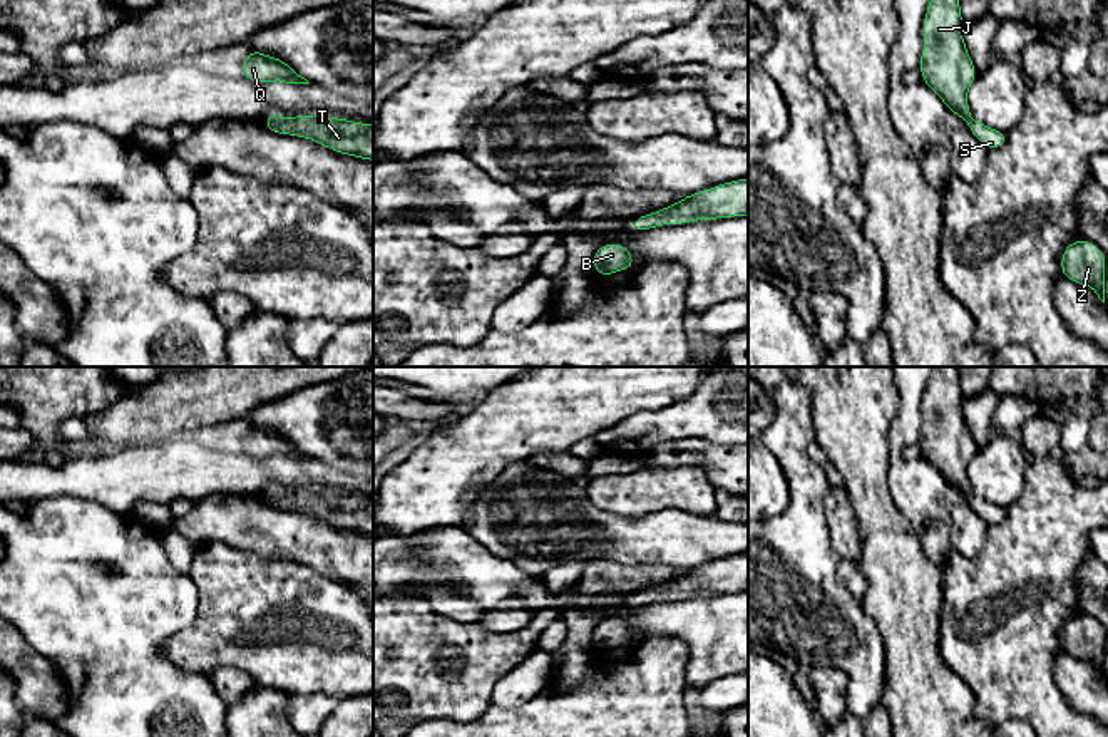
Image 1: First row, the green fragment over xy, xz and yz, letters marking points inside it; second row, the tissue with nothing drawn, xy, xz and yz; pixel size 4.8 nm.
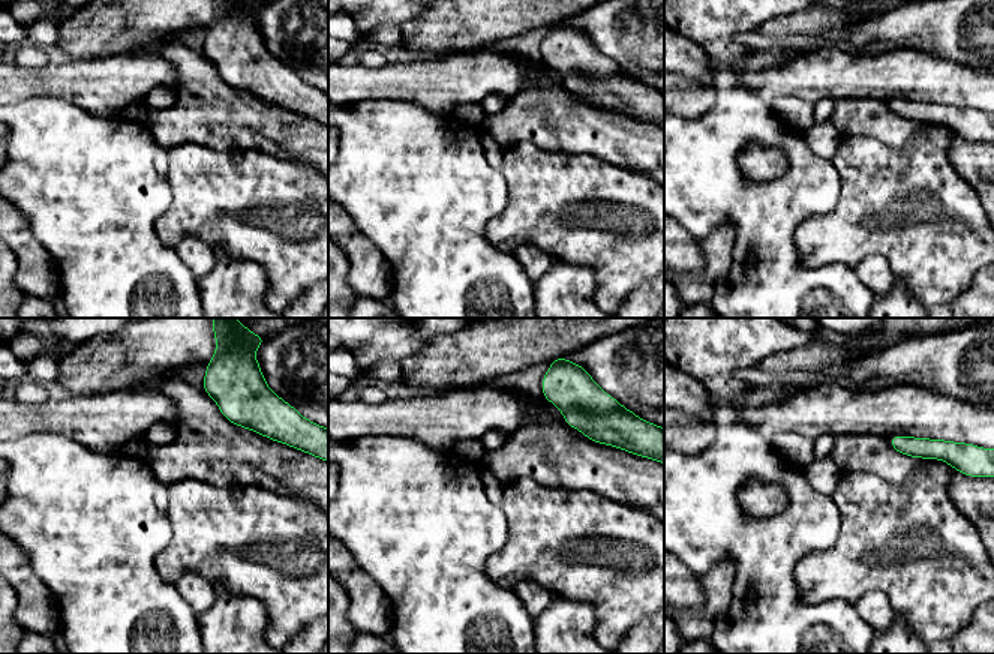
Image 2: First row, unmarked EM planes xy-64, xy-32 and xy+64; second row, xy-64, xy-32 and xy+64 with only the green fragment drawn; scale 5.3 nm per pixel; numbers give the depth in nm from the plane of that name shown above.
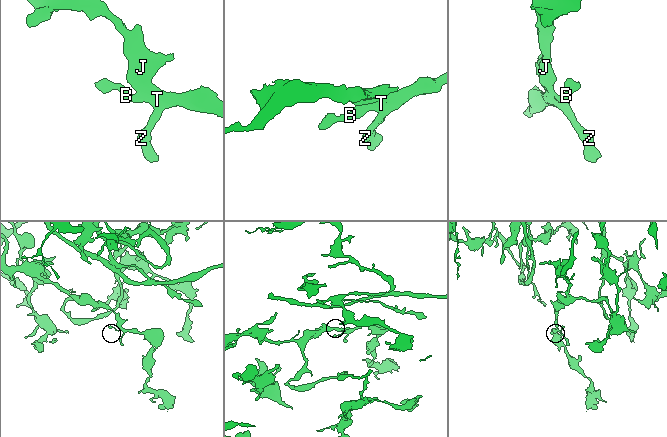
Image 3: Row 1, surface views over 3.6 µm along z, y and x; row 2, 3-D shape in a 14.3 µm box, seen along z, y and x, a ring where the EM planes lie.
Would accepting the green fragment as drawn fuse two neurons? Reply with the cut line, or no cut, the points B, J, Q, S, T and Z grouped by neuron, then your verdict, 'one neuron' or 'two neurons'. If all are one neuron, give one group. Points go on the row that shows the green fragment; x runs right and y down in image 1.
no cut | B J Q S T Z | one neuron

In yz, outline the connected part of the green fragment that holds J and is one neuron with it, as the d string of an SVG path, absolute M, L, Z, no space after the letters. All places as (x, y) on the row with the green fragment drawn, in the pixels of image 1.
M931 0L926 12L921 54L922 82L946 104L949 112L959 116L974 137L987 149L1006 144L1008 132L987 127L971 117L967 90L977 74L962 39L964 20L959 0Z

